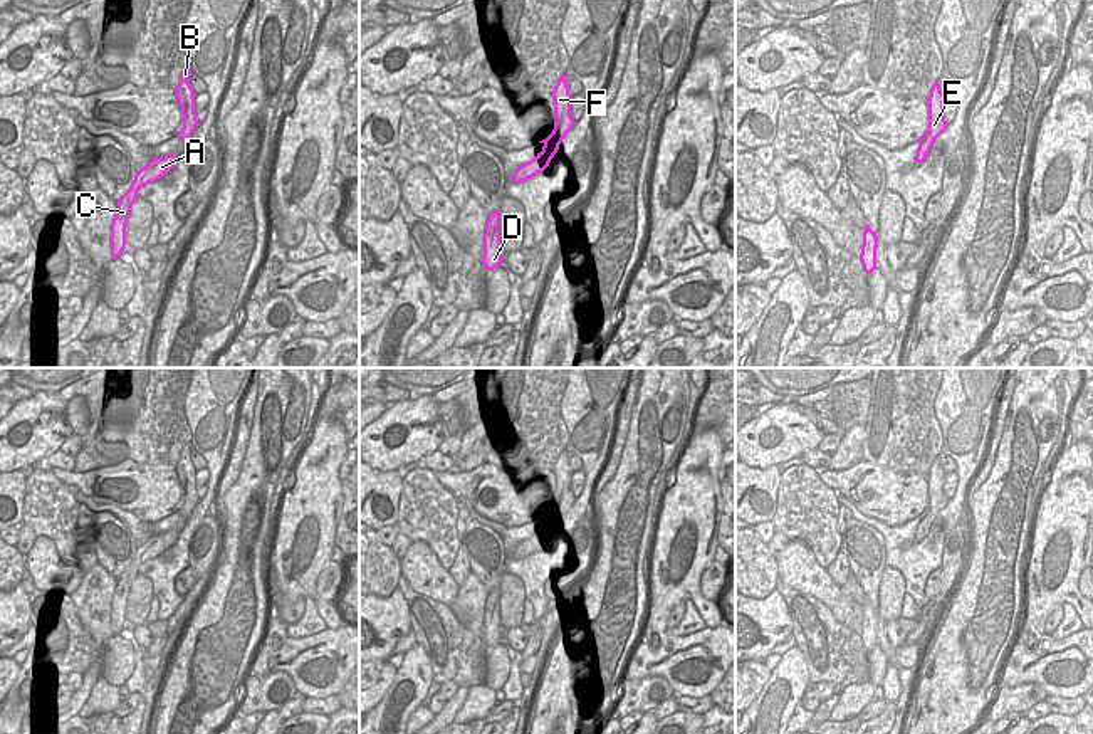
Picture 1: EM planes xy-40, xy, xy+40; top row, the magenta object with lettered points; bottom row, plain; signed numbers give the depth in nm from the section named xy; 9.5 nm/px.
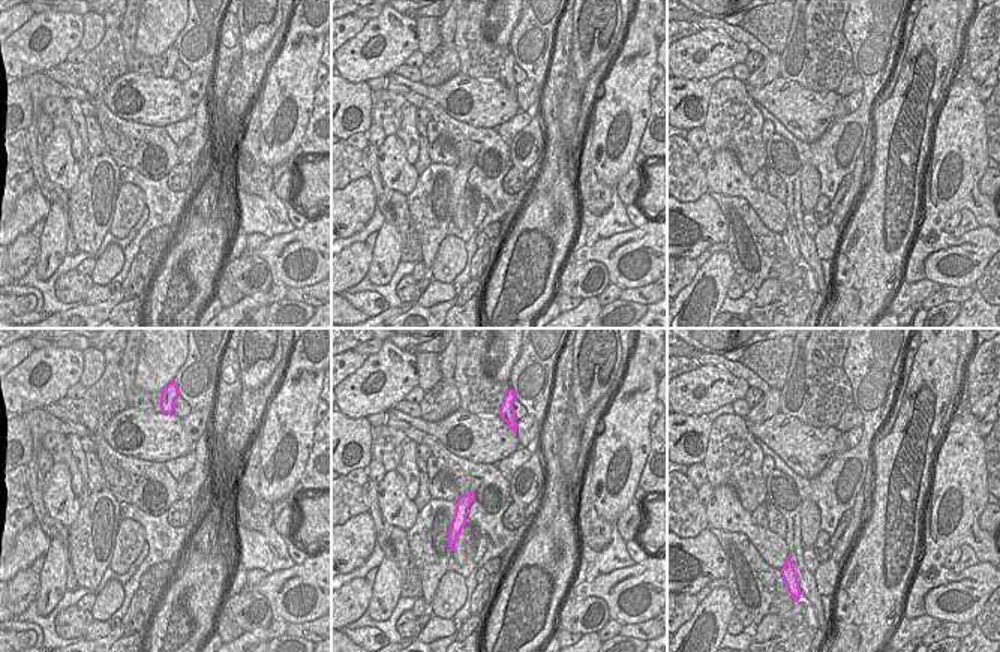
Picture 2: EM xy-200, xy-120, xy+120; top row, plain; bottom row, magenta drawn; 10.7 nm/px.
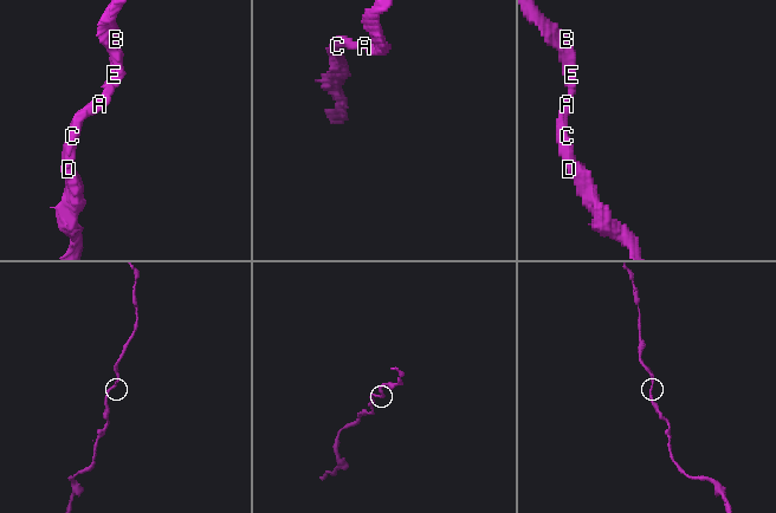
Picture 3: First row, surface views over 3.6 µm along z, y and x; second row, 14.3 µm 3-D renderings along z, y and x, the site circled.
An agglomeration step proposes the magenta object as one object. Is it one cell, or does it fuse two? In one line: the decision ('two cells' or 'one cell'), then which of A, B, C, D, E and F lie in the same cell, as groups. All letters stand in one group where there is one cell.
one cell; A B C D E F

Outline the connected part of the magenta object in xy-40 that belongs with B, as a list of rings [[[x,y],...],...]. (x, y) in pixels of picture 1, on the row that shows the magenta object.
[[[186,67],[180,76],[180,84],[178,84],[176,92],[175,92],[178,106],[180,106],[181,114],[183,114],[183,128],[176,136],[183,143],[190,141],[193,131],[200,124],[196,119],[196,113],[195,113],[196,94],[190,84],[190,76],[191,76],[191,67]]]

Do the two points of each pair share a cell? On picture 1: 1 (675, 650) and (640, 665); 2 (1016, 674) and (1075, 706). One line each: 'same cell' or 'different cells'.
1: same cell
2: different cells

